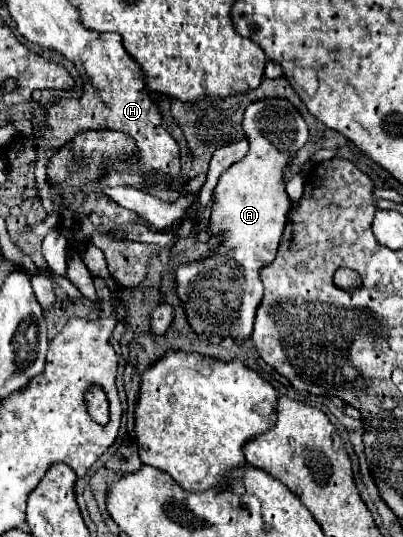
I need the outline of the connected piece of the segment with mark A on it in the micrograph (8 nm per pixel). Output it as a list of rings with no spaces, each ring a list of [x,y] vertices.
[[[266,98],[260,102],[252,102],[244,114],[244,132],[250,142],[250,152],[240,162],[232,164],[220,176],[214,188],[208,230],[212,232],[212,236],[220,238],[220,246],[208,258],[180,264],[176,268],[176,294],[182,300],[188,324],[196,334],[206,334],[208,338],[230,336],[232,340],[250,340],[254,314],[262,298],[262,282],[258,272],[264,264],[270,264],[276,258],[278,242],[290,212],[290,200],[284,190],[284,172],[288,170],[288,158],[292,154],[292,148],[302,148],[308,140],[308,128],[300,112],[288,100],[282,98]]]

